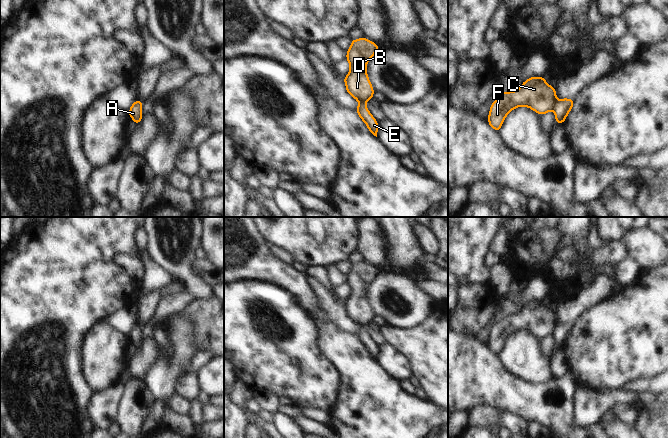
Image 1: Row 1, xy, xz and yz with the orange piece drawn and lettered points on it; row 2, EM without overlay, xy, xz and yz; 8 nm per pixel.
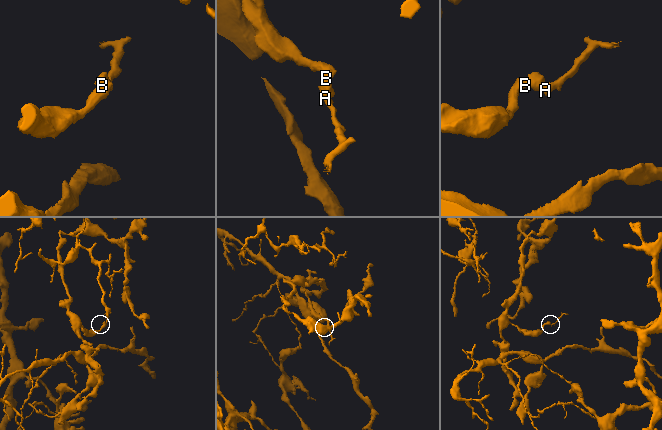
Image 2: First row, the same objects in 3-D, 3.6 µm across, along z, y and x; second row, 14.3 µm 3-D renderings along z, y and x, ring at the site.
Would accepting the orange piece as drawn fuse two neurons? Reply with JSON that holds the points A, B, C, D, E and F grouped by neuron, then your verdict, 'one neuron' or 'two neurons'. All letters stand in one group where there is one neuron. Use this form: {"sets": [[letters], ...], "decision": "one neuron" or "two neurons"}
{"sets": [["A", "E"], ["B", "C", "D", "F"]], "decision": "two neurons"}

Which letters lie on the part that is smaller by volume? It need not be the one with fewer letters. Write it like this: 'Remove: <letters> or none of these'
Remove: A, E

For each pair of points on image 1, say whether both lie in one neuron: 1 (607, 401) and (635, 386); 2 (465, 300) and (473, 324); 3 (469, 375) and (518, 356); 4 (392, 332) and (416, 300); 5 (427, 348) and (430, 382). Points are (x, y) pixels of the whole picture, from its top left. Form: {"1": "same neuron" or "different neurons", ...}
{"1": "different neurons", "2": "same neuron", "3": "different neurons", "4": "different neurons", "5": "same neuron"}

